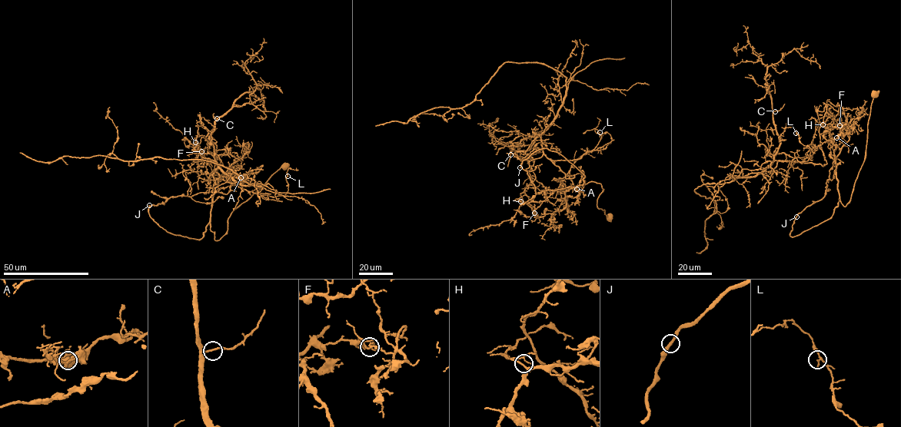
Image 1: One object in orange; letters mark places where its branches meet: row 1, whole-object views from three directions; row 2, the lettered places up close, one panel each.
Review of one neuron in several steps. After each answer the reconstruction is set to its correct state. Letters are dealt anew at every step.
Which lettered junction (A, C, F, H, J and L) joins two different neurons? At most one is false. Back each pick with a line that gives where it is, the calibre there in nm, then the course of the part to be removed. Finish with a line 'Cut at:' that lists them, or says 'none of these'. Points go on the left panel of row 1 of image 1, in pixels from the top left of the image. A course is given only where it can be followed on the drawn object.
A: place (241, 177); calibre 140 nm; course (240, 177), (243, 176), (223, 177), (214, 188), (210, 228), (215, 239), (226, 233), (232, 212), (289, 164)
Cut at: A

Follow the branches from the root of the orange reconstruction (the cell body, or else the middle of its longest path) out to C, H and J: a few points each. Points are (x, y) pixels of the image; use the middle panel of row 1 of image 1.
C: (610, 217), (600, 183), (566, 200), (580, 194), (574, 176), (541, 136), (510, 154)
H: (610, 217), (597, 206), (603, 190), (594, 181), (566, 191), (555, 190), (539, 202), (520, 201)
J: (610, 217), (597, 206), (601, 184), (582, 185), (584, 175), (560, 153), (540, 149), (520, 167)

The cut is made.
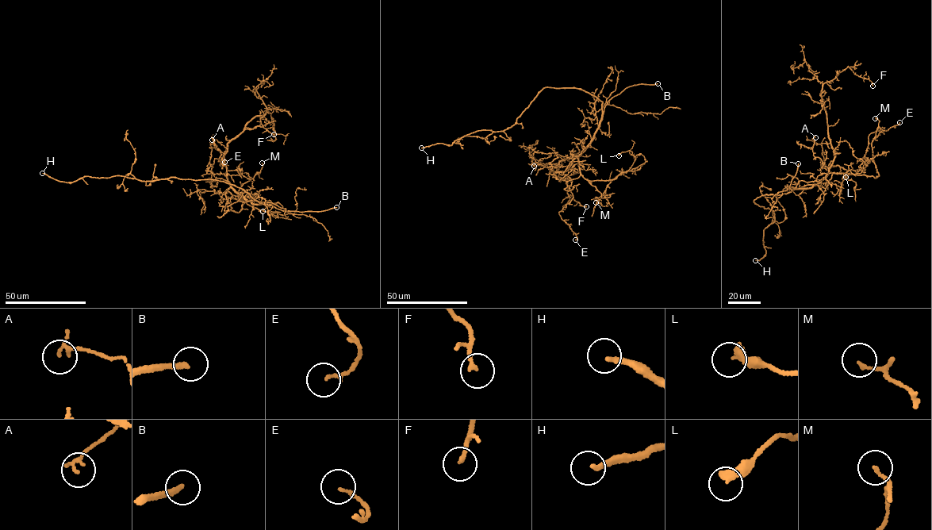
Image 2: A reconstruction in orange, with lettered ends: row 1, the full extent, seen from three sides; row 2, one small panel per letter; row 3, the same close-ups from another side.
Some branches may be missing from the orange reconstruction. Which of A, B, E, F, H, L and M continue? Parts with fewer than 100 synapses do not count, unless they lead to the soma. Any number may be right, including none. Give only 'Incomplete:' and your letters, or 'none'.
Incomplete: B, H

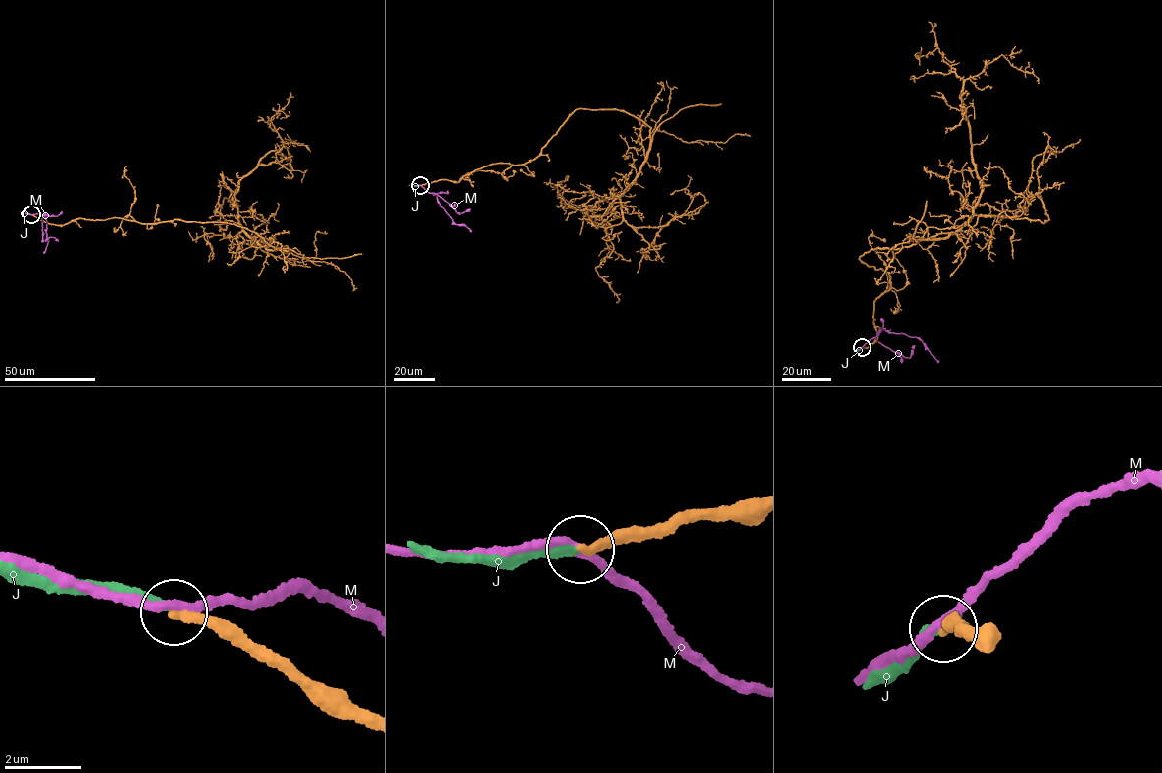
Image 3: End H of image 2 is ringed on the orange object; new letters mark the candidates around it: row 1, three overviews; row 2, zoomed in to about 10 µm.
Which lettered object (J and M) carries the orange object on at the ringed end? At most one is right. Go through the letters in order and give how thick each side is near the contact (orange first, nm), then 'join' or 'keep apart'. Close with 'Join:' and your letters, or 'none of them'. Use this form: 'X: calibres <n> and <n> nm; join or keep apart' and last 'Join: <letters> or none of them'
J: calibres 240 and 240 nm; join
M: calibres 280 and 200 nm; keep apart
Join: J

